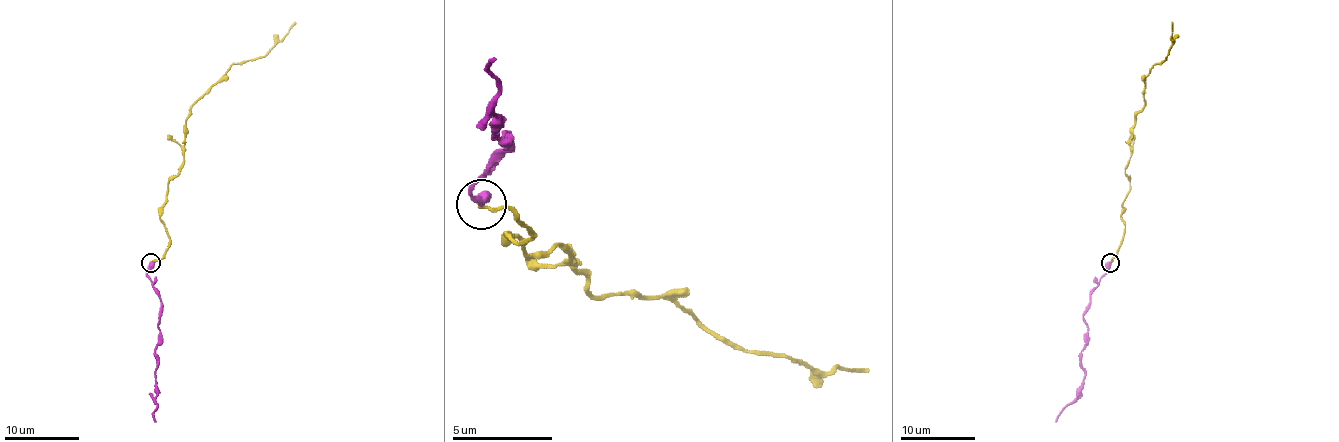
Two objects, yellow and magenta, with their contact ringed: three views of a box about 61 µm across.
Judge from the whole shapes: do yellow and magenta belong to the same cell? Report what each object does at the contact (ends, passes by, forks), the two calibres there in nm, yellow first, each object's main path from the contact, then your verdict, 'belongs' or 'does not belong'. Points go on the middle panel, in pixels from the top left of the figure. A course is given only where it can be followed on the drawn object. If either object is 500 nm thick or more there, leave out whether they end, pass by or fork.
200/550 nm | yellow via (482, 205), (532, 235), (507, 235), (527, 255), (567, 255), (597, 295), (662, 295), (737, 345), (867, 370) | magenta via (482, 205), (472, 185), (507, 150), (507, 130), (507, 145), (487, 120), (497, 90), (487, 70), (492, 55) | belongs

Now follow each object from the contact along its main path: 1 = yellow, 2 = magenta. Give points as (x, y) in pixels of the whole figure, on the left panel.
1: (151, 262), (162, 257), (170, 240), (160, 206), (183, 161), (190, 109), (228, 70), (261, 58), (295, 21)
2: (151, 262), (147, 277), (160, 296), (160, 343), (155, 352), (155, 421)

